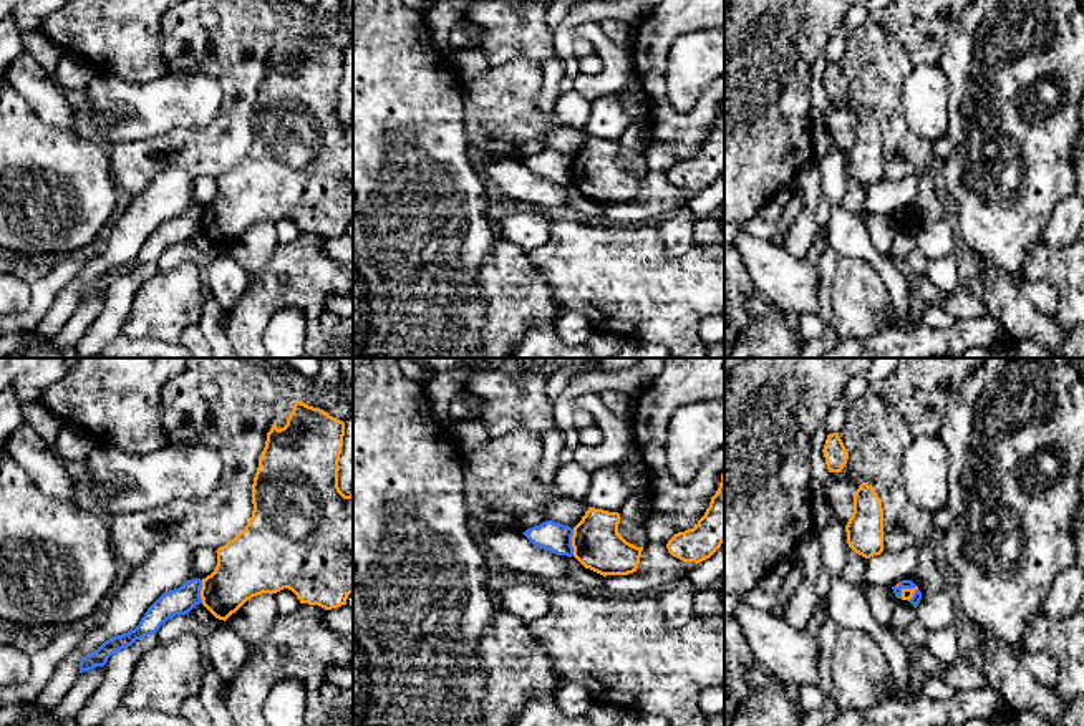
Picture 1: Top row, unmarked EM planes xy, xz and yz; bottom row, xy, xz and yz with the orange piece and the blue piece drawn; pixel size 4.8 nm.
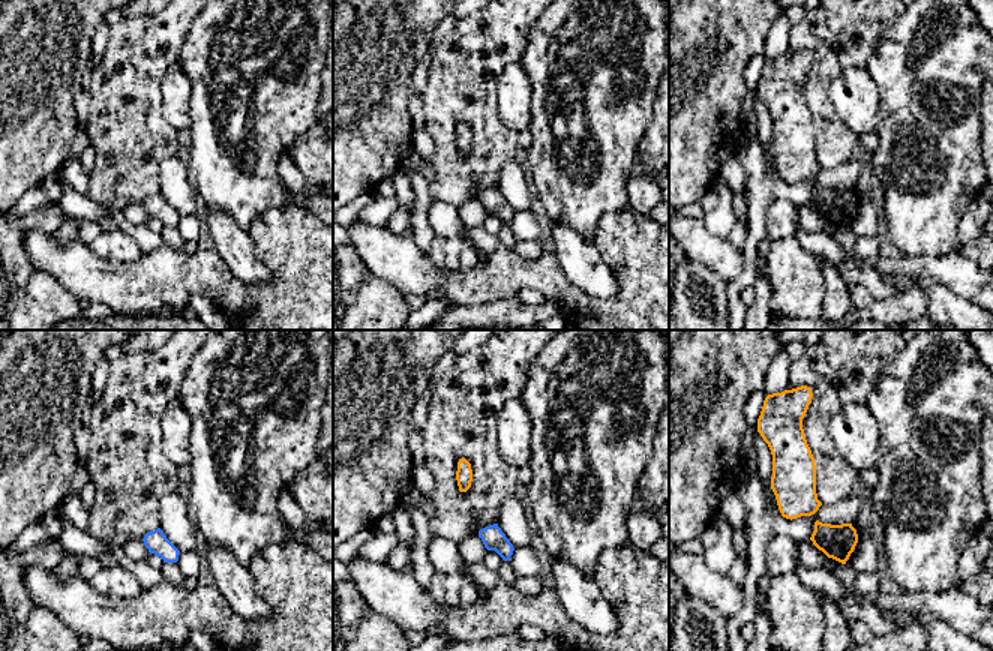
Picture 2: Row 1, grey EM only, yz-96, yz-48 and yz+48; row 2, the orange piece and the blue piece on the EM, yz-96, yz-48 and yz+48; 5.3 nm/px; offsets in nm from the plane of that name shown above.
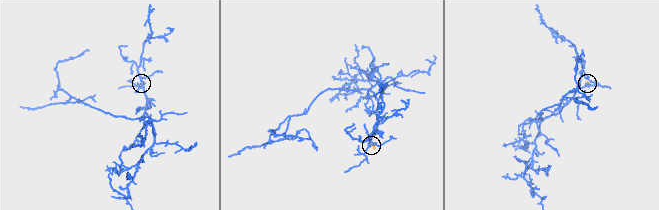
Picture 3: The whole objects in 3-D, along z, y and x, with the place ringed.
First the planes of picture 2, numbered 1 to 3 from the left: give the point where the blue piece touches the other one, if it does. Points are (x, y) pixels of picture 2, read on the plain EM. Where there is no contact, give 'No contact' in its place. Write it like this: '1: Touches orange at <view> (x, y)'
1: No contact
2: No contact
3: No contact

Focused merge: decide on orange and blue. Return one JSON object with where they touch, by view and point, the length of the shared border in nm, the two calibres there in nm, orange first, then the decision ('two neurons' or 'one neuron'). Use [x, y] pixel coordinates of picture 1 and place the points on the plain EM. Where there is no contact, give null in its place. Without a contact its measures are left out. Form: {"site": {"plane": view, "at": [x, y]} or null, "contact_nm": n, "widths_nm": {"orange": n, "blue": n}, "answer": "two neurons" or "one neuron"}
{"site": {"plane": "xz", "at": [572, 171]}, "contact_nm": 130, "widths_nm": {"orange": 240, "blue": 140}, "answer": "two neurons"}

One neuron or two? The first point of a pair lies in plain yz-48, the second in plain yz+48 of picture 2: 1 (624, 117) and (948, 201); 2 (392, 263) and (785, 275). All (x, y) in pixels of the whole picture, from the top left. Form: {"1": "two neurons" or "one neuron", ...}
{"1": "one neuron", "2": "two neurons"}

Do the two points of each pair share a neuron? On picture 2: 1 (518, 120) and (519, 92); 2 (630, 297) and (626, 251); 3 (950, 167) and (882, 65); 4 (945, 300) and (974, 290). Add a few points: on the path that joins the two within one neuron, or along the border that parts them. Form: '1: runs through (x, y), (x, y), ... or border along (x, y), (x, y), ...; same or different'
1: runs through (518, 113), (518, 99); same
2: runs through (630, 285), (630, 263); same
3: runs through (930, 141), (929, 116), (908, 90); same
4: border along (929, 275), (977, 305); different

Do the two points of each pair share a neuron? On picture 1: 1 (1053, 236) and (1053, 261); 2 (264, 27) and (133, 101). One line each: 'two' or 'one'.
1: two
2: two

